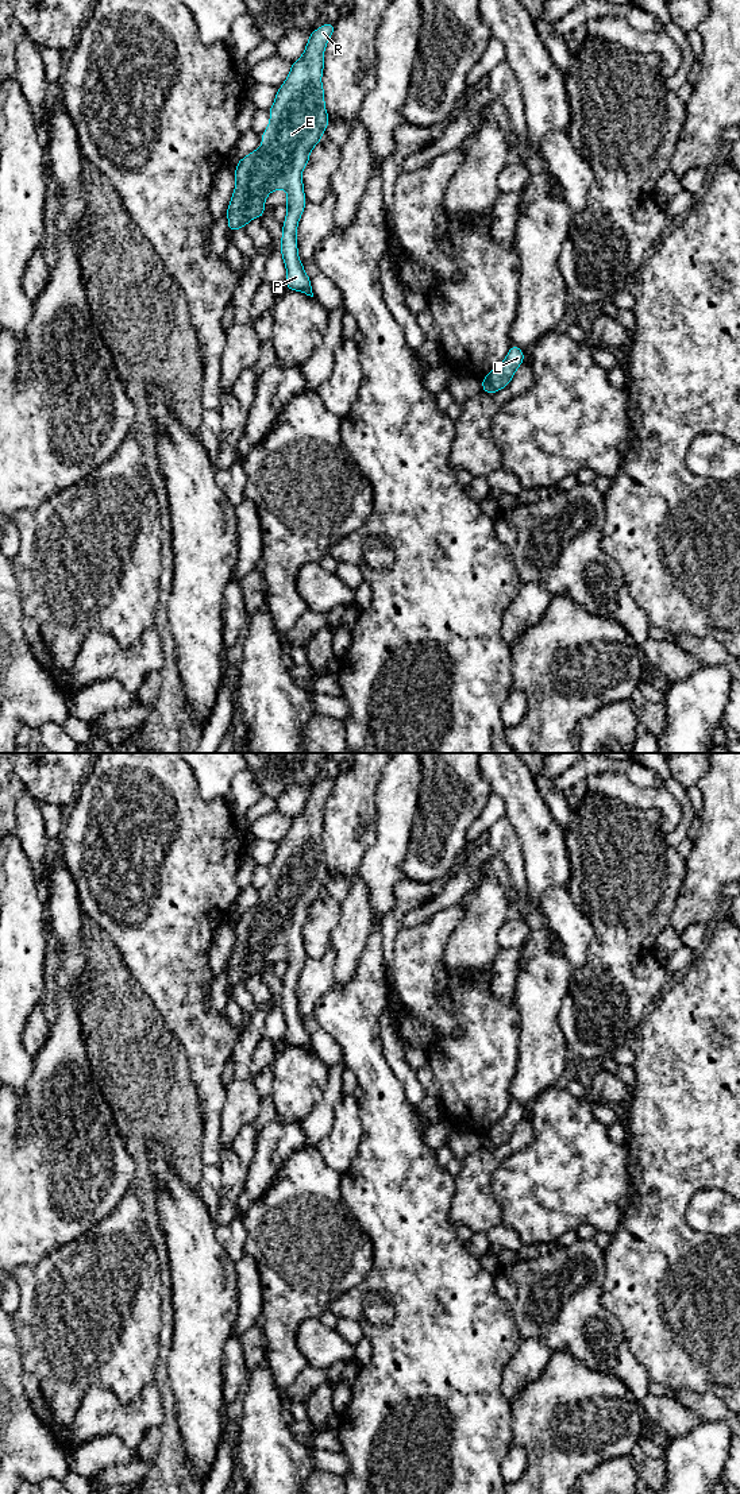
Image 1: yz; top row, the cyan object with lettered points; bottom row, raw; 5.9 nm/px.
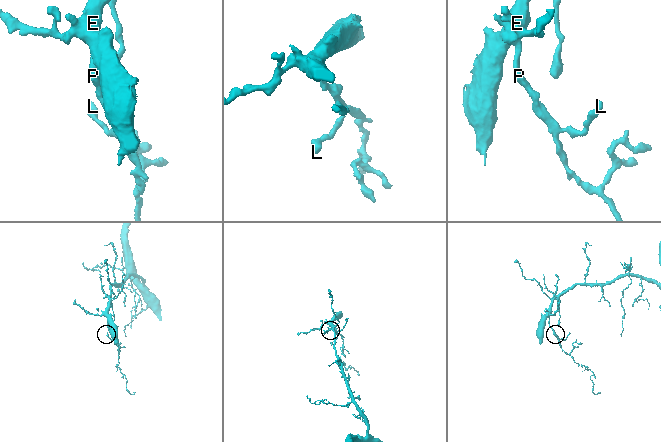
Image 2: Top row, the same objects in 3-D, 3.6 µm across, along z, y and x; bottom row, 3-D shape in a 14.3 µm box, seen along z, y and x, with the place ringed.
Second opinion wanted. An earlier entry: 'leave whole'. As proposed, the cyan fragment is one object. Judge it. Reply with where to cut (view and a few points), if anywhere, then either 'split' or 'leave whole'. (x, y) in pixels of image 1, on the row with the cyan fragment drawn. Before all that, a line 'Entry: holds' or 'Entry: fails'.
Entry: holds
no cut; leave whole

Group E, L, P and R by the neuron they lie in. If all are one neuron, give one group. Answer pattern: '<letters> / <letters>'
E L P R

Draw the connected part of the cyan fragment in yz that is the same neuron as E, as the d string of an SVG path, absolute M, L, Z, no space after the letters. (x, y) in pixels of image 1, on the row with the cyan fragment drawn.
M325 23L316 28L309 35L302 55L292 63L290 73L282 86L277 89L275 100L269 109L270 123L262 134L262 146L238 161L235 190L226 211L228 231L234 233L238 228L244 228L250 220L263 216L265 200L271 192L280 189L288 192L286 219L281 239L281 255L286 267L286 287L311 297L313 297L311 278L304 273L304 265L300 262L296 235L307 202L301 173L308 165L311 151L320 142L329 123L321 76L324 50L334 30L334 23Z

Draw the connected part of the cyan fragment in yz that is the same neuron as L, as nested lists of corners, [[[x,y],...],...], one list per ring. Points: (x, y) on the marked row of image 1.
[[[510,345],[508,356],[482,379],[482,390],[493,394],[508,386],[521,363],[524,363],[524,351]]]

